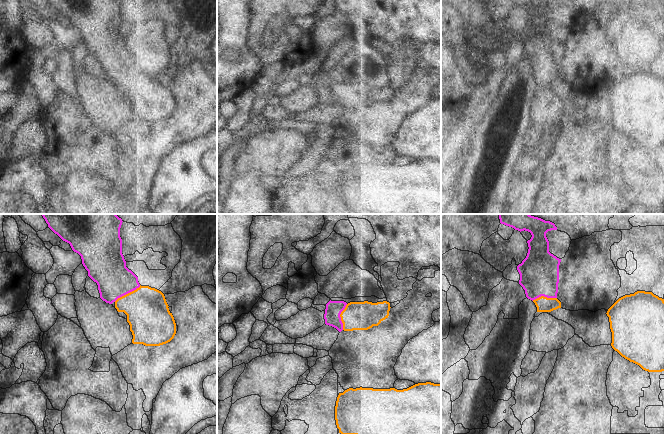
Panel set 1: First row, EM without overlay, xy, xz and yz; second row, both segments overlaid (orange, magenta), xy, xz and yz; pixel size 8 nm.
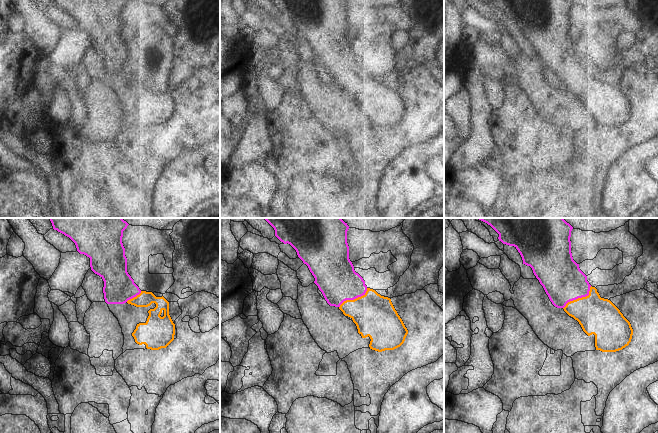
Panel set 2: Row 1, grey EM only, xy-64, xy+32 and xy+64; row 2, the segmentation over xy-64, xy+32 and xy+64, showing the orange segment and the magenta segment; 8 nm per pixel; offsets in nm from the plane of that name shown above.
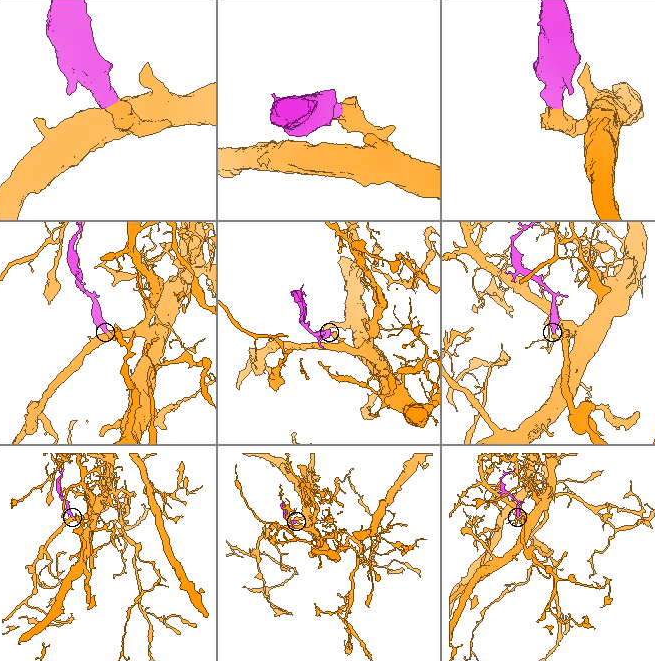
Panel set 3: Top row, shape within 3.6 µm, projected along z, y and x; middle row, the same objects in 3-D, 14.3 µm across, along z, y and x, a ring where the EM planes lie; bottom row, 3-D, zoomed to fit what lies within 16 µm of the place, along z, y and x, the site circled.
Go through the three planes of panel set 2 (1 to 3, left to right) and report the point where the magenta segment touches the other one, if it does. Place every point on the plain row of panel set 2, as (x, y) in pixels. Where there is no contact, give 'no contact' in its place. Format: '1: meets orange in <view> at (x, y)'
1: meets orange in xy-64 at (134, 73)
2: meets orange in xy+32 at (354, 75)
3: meets orange in xy+64 at (579, 74)

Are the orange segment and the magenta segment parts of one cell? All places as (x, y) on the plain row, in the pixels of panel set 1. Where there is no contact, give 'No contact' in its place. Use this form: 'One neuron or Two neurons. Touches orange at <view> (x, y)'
One neuron. Touches orange at xy (128, 69).

